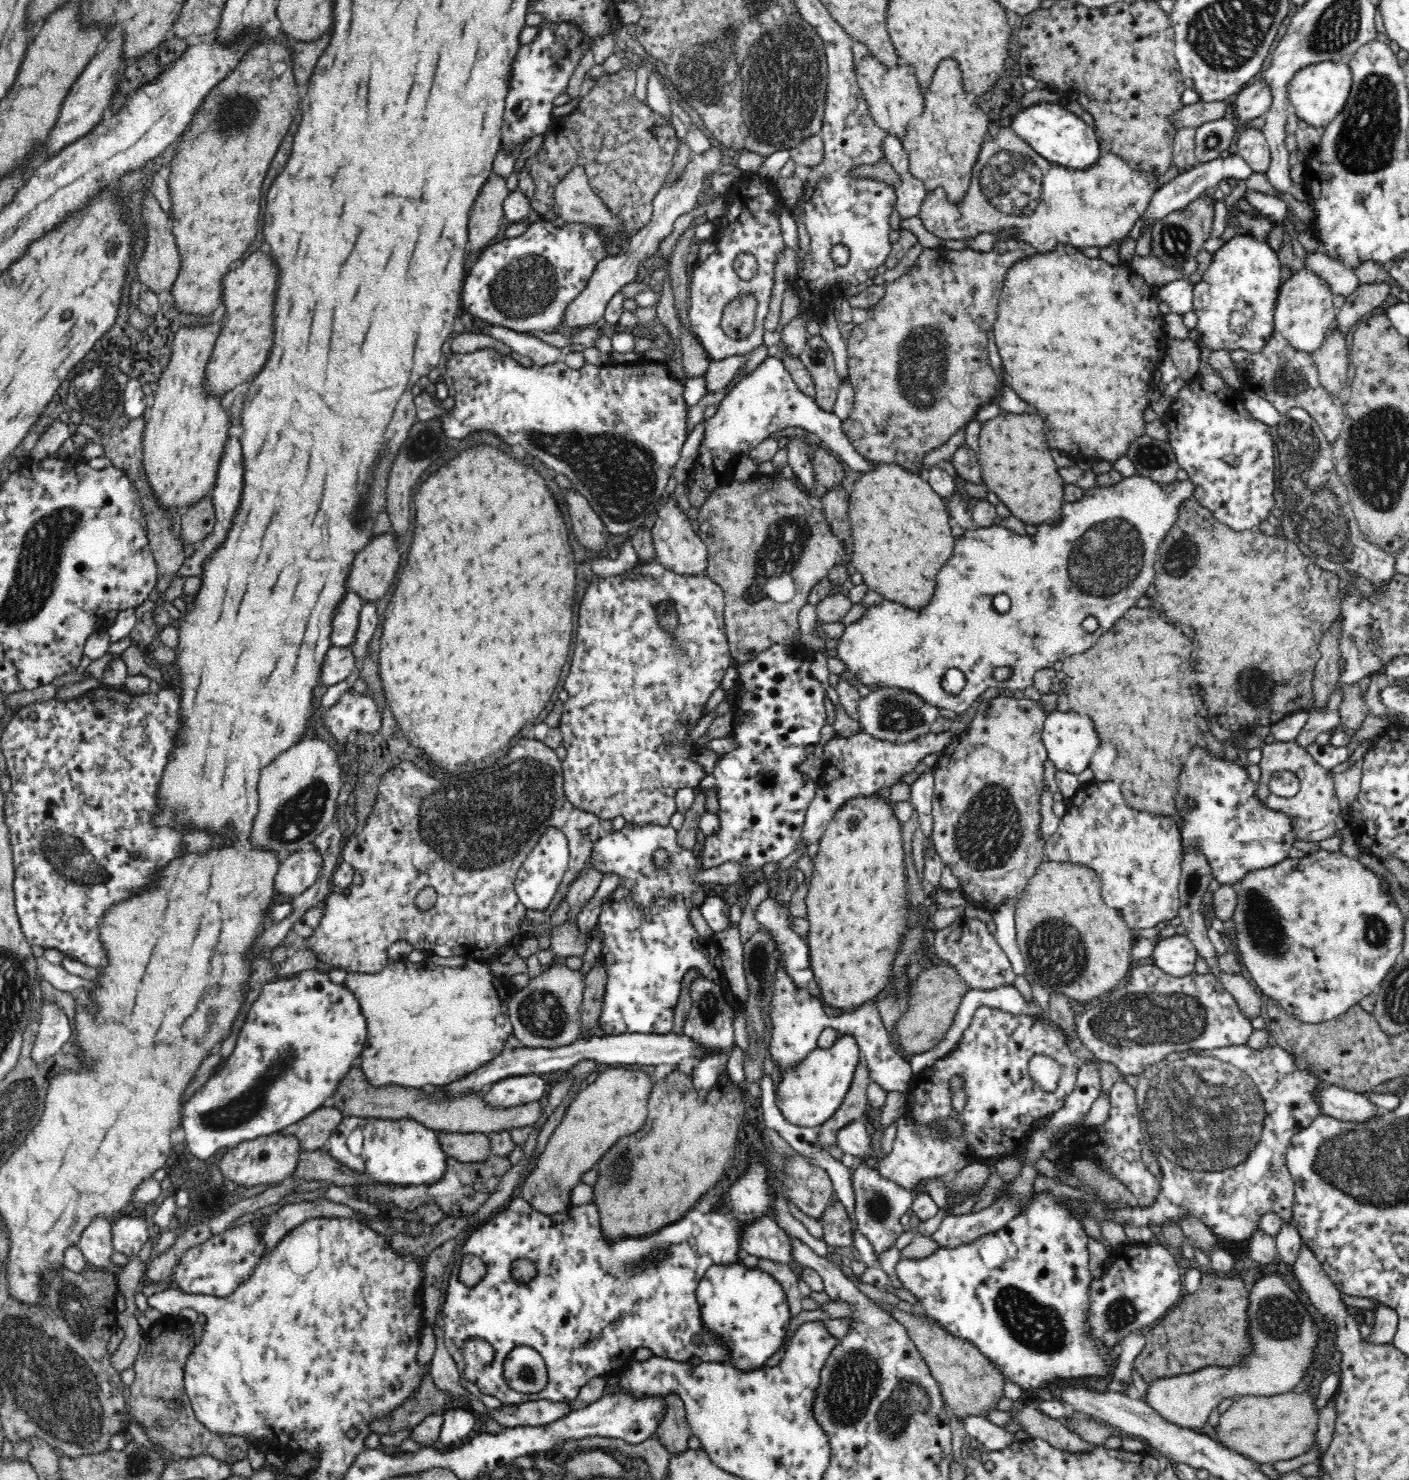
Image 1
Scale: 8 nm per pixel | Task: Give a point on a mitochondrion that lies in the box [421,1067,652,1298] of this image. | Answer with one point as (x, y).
(618, 1174)

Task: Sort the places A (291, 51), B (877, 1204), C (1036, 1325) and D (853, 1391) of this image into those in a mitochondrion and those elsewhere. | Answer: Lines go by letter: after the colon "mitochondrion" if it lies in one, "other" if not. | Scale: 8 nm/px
A: other
B: mitochondrion
C: mitochondrion
D: mitochondrion

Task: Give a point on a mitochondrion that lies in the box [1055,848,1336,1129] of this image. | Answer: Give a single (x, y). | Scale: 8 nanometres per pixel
(1134, 1020)

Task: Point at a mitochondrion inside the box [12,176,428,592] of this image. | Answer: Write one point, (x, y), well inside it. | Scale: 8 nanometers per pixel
(95, 390)

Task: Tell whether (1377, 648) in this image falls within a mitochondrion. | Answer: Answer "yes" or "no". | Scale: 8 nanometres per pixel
no

